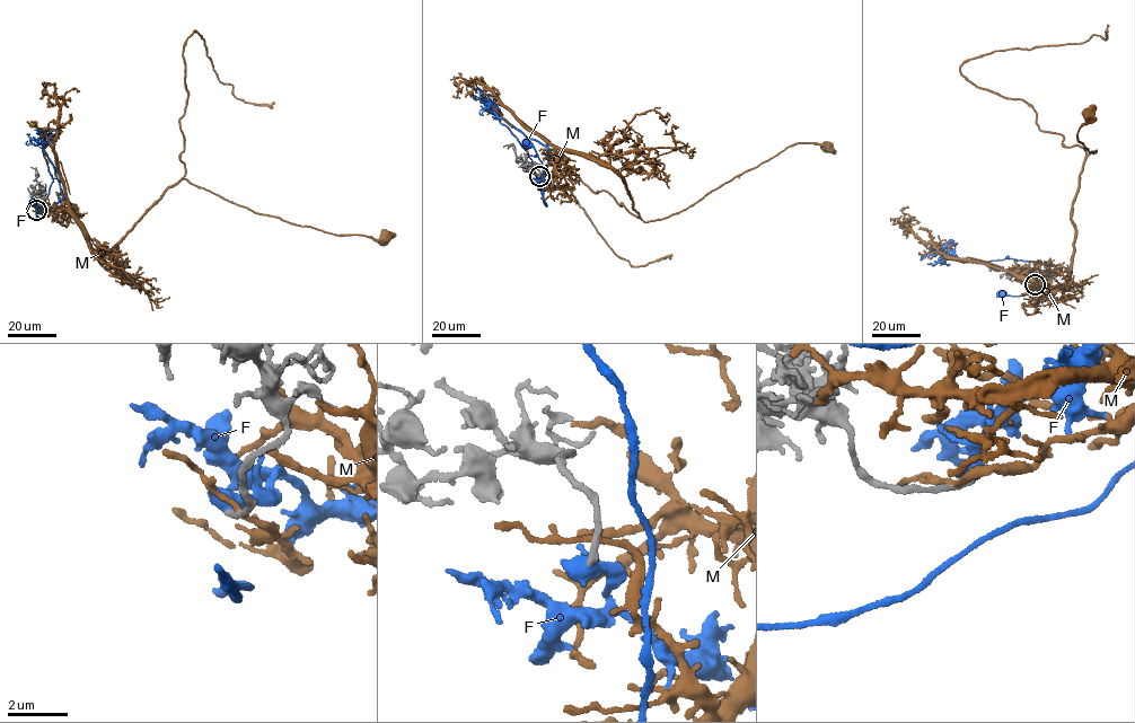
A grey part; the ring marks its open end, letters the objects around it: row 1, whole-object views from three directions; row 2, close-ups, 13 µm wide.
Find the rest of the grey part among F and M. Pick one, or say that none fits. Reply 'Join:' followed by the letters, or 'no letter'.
Join: no letter

